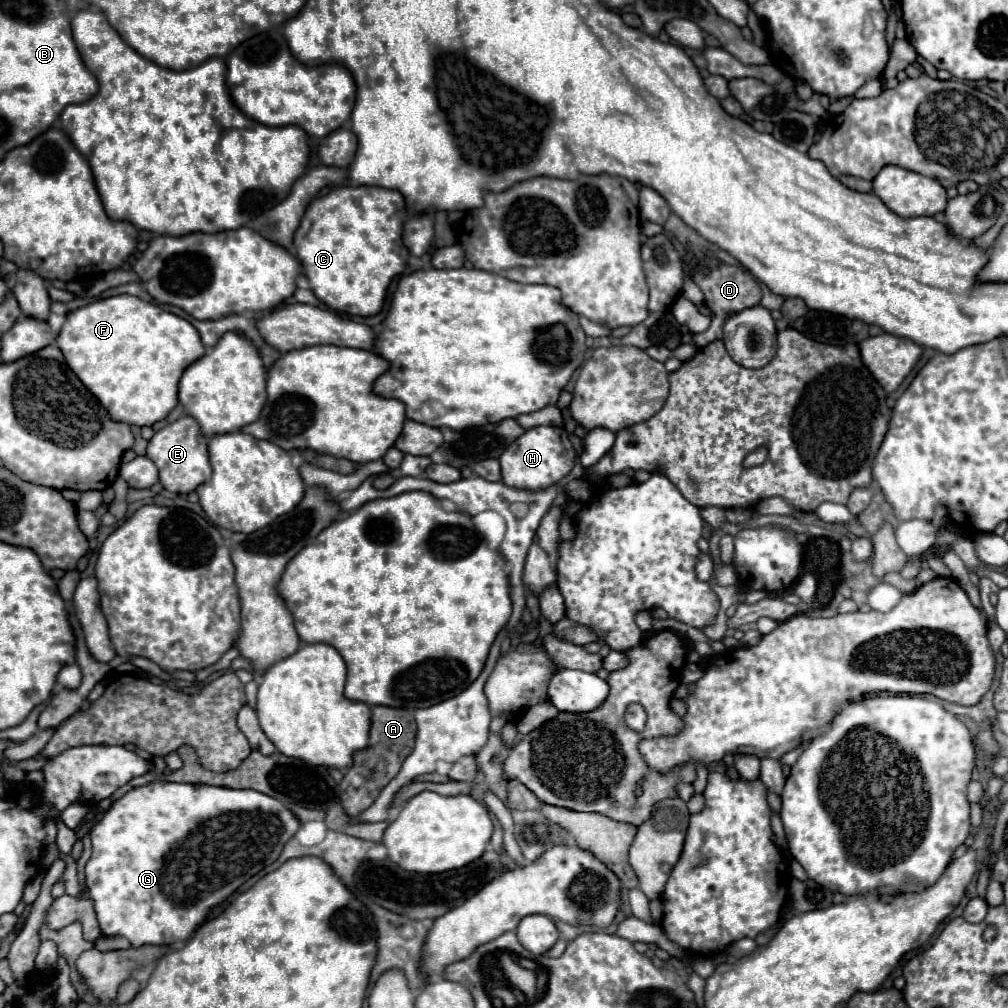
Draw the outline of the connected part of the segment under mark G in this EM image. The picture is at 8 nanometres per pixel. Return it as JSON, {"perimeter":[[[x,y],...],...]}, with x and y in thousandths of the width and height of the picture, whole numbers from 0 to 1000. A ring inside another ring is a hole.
{"perimeter":[[[159,773],[133,781],[105,805],[89,826],[91,850],[85,856],[85,888],[93,894],[101,928],[125,930],[131,939],[185,934],[212,900],[222,896],[250,868],[272,856],[298,820],[300,816],[282,797],[250,783],[187,779]]]}

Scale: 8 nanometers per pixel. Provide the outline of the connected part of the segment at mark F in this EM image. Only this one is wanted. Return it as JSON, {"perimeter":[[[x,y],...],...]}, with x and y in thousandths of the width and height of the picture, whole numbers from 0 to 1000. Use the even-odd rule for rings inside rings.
{"perimeter":[[[115,293],[93,299],[67,311],[56,342],[60,344],[67,364],[83,380],[83,384],[99,398],[113,418],[135,424],[161,418],[177,402],[177,378],[187,362],[202,352],[202,342],[196,328],[181,314],[161,309],[157,303],[131,293]]]}

